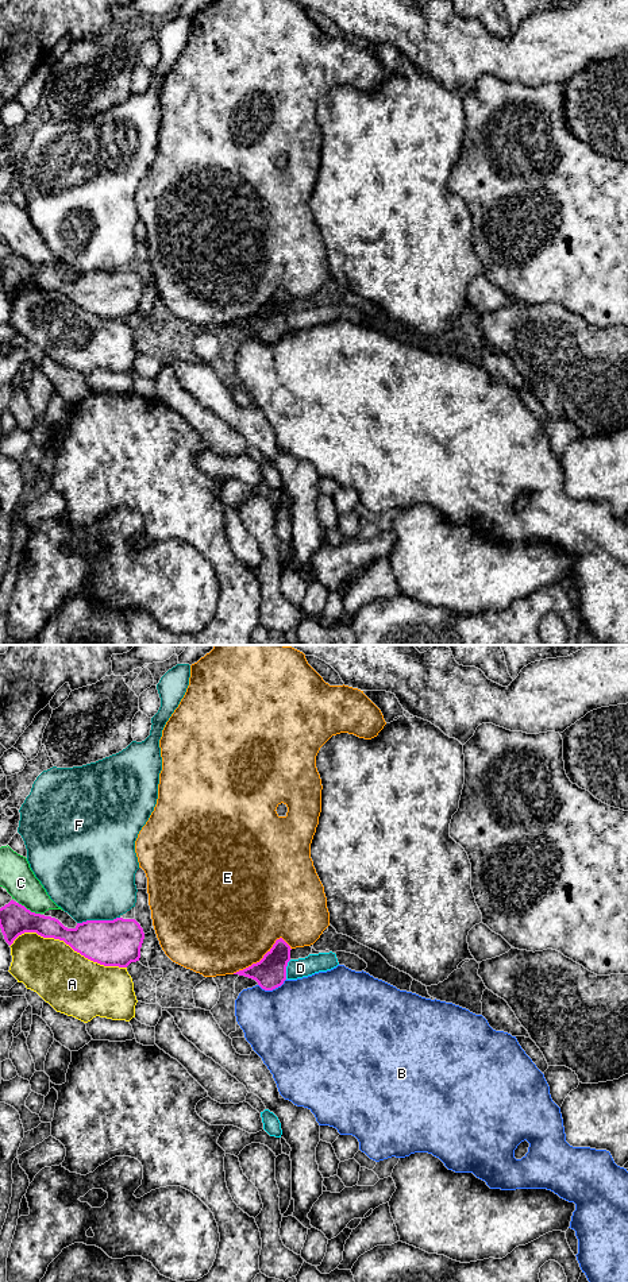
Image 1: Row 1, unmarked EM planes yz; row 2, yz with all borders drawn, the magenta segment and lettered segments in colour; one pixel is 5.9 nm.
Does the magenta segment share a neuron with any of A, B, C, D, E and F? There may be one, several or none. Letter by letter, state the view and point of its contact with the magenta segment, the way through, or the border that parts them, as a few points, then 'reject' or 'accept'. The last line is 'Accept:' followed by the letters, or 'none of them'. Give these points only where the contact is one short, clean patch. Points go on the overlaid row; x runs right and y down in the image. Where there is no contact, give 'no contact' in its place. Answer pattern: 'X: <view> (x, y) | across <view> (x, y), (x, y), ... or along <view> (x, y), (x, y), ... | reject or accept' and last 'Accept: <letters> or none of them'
A: yz (68, 943) | reject
B: yz (272, 989) | reject
C: yz (29, 910) | reject
D: yz (285, 969) | along yz (291, 960), (286, 966), (285, 979) | reject
E: yz (264, 957) | reject
F: yz (97, 921) | reject
Accept: none of them

